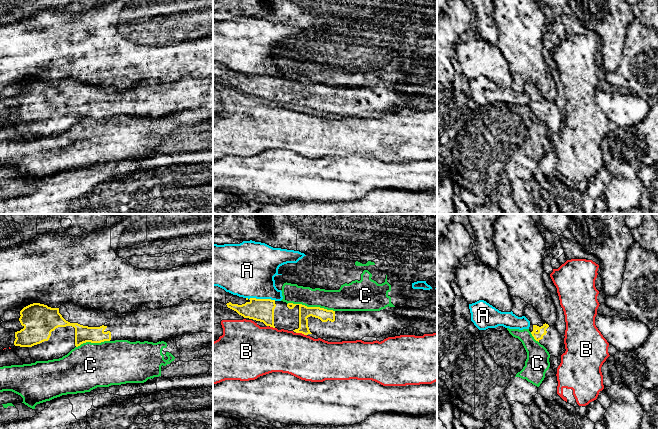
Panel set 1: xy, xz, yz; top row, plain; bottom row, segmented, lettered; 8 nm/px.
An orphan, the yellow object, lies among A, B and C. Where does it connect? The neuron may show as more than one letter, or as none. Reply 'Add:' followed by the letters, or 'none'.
Add: none

